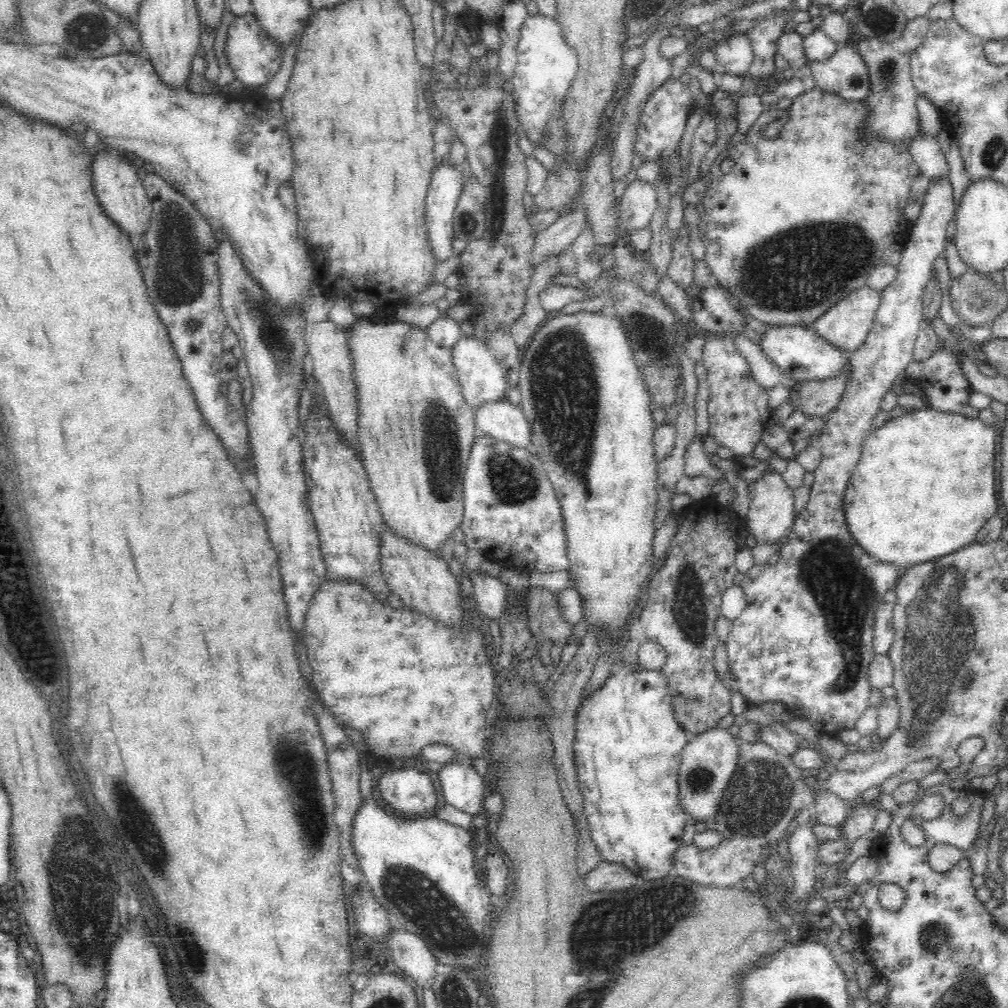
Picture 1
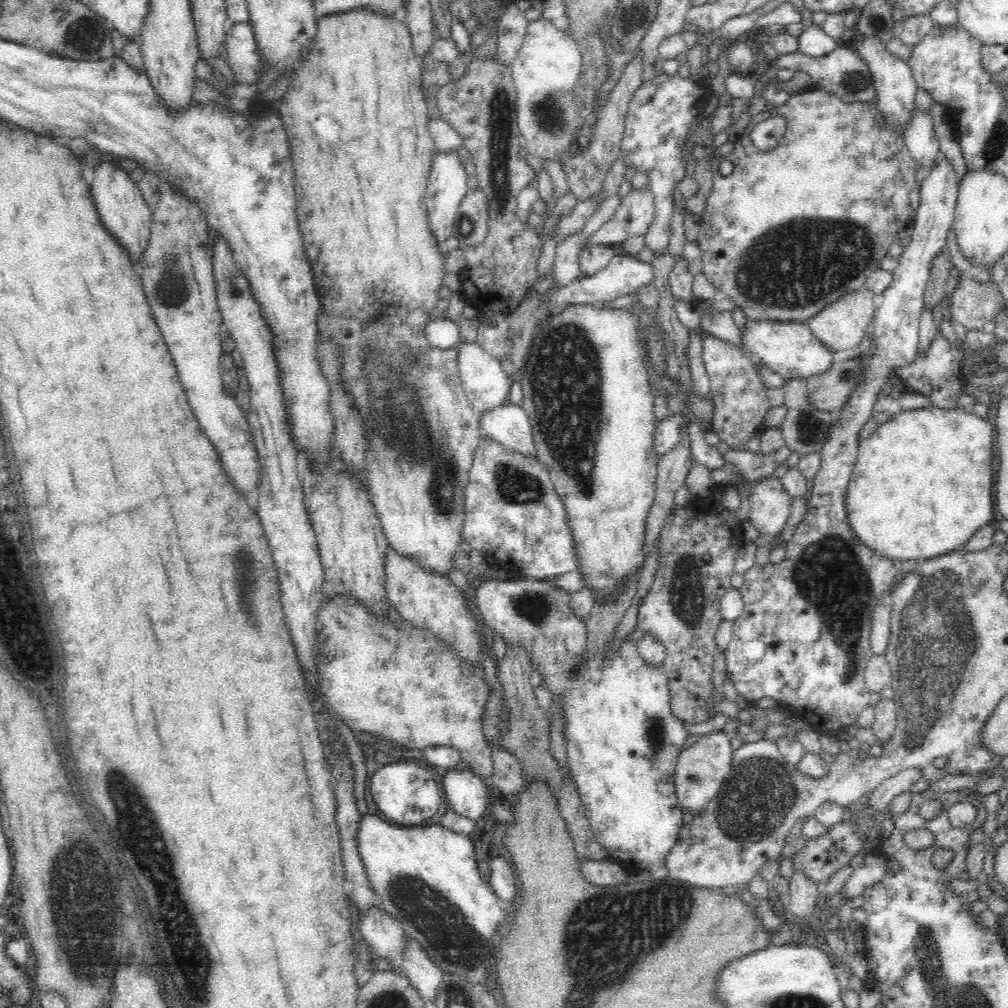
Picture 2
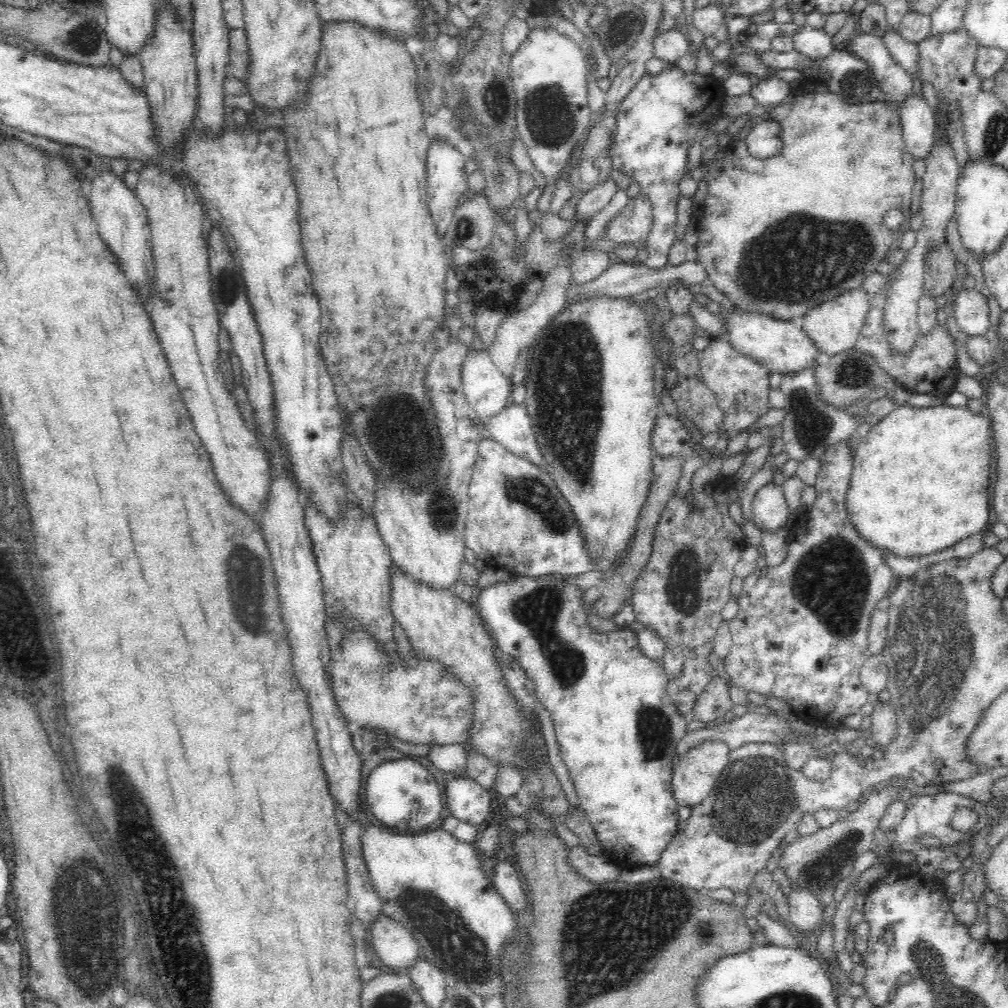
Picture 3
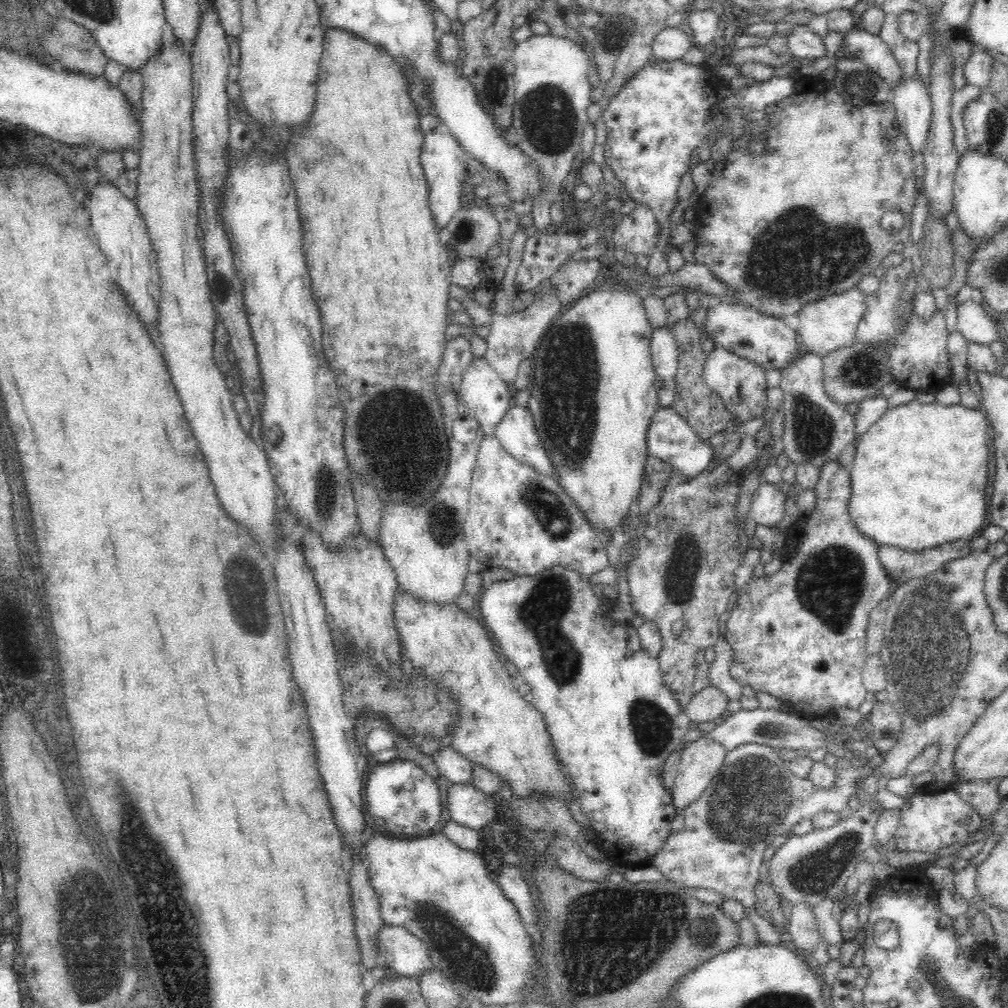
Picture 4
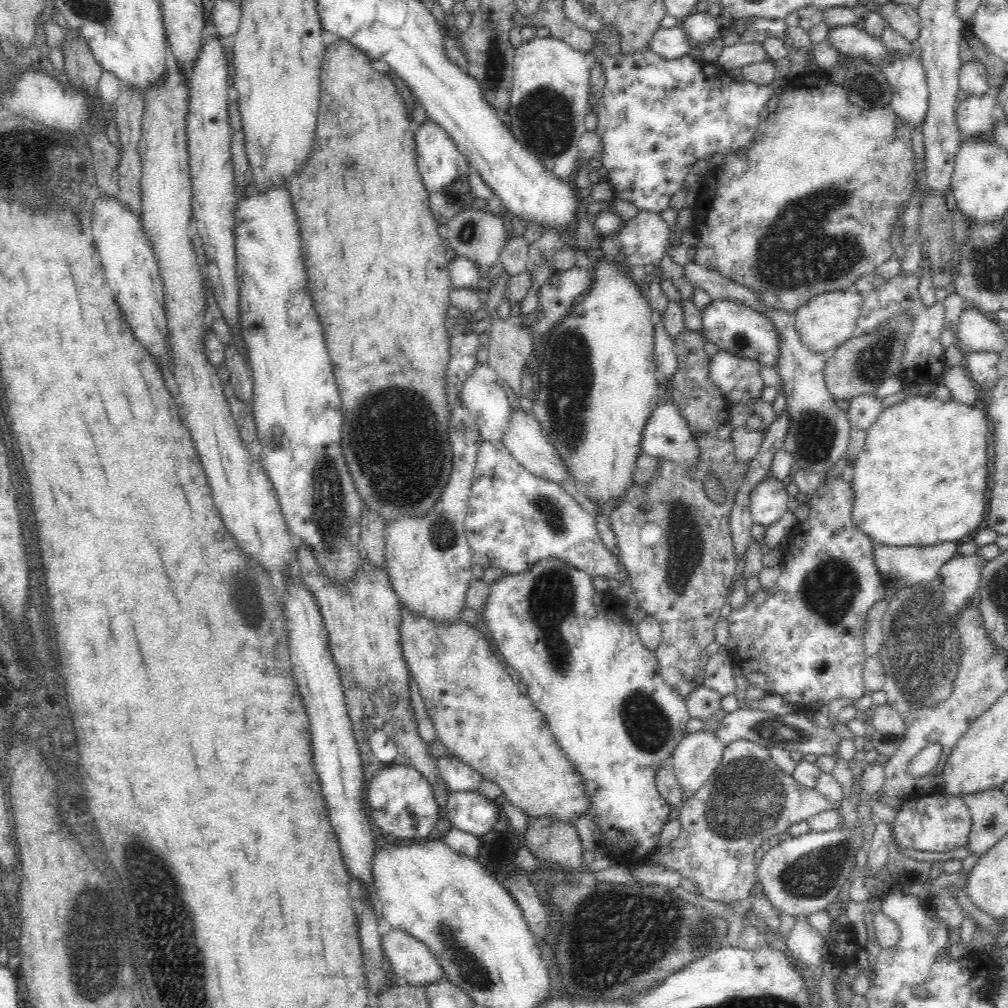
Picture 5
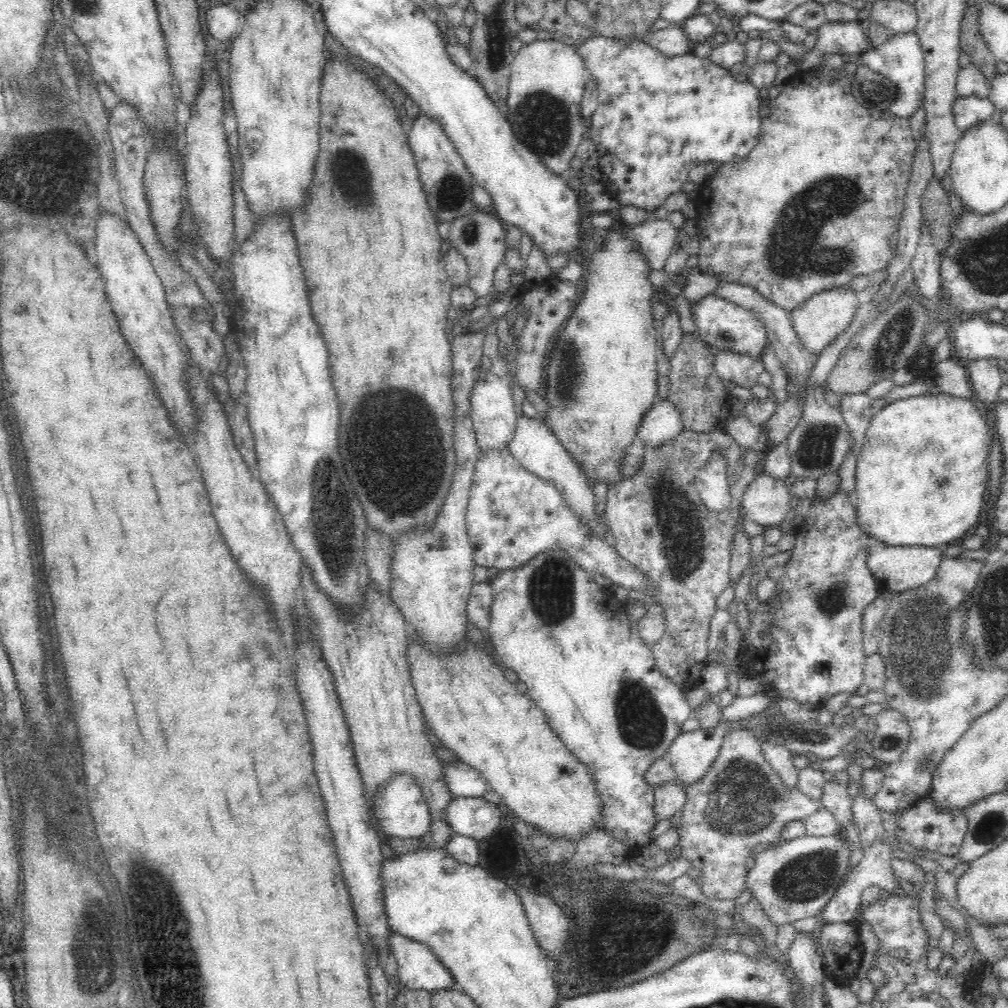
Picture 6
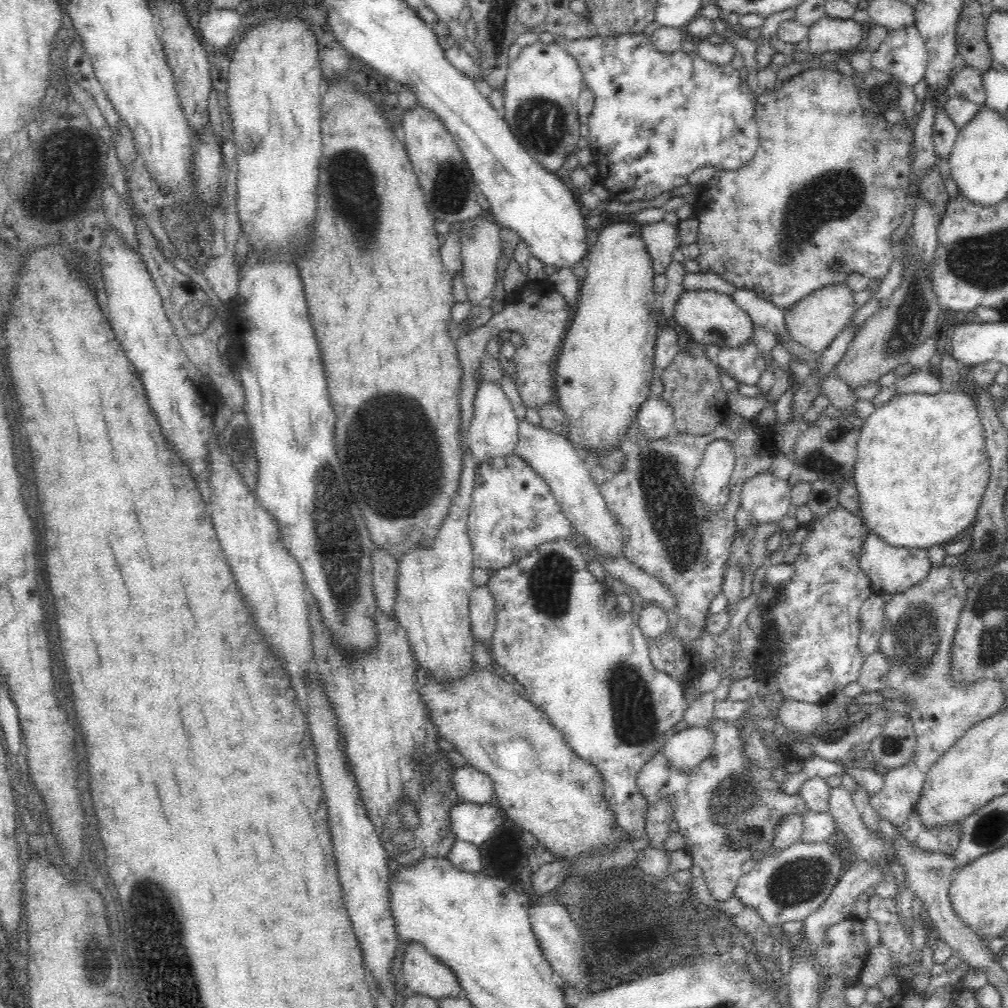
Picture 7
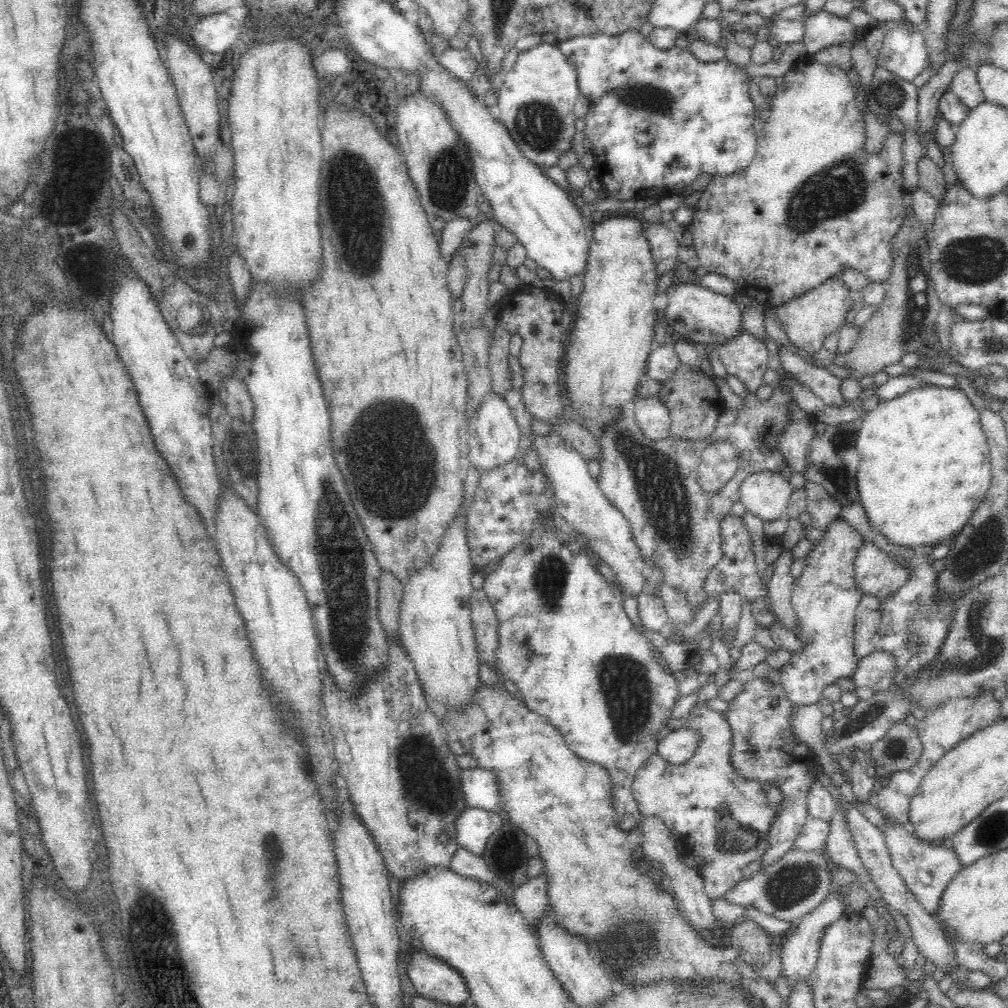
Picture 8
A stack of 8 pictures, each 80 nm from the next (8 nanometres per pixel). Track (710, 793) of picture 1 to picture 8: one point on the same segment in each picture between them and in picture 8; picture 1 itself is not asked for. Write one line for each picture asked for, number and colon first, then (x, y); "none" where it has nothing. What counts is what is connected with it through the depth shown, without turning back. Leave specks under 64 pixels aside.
2: (700, 769)
3: (694, 775)
4: (700, 760)
5: (695, 758)
6: (691, 753)
7: (685, 749)
8: (678, 745)

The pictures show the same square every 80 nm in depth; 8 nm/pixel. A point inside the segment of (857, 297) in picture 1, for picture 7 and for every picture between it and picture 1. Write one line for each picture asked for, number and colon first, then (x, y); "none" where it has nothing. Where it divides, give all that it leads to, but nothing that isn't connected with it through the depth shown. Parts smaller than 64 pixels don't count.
2: (840, 325)
3: (833, 326)
4: (829, 323)
5: (826, 321)
6: (817, 321)
7: (815, 321)

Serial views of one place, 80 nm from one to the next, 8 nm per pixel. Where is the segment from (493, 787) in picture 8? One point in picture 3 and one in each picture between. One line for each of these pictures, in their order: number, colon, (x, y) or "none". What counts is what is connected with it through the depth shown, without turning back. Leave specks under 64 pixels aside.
3: (452, 758)
4: (456, 769)
5: (459, 777)
6: (463, 781)
7: (472, 786)

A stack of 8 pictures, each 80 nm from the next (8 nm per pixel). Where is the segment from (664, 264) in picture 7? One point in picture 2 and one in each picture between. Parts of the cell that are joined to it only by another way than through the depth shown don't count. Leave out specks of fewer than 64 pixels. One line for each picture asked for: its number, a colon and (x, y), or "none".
2: (633, 216)
3: (633, 224)
4: (636, 233)
5: (644, 240)
6: (655, 238)

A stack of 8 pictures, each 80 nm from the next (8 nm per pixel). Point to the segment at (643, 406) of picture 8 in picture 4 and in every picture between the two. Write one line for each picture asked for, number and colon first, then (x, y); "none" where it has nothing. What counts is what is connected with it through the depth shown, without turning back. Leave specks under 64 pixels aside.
4: (669, 437)
5: (666, 434)
6: (662, 422)
7: (654, 417)

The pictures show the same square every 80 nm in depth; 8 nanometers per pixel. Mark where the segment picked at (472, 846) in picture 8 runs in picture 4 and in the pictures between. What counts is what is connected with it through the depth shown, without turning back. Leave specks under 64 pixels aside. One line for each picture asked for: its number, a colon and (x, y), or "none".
4: (467, 806)
5: (470, 812)
6: (475, 818)
7: (473, 823)

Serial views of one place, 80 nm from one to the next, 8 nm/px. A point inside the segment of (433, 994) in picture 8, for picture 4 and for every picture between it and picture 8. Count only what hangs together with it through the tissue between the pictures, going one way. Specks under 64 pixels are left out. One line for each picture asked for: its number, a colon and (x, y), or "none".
4: (405, 955)
5: (412, 962)
6: (418, 968)
7: (426, 975)

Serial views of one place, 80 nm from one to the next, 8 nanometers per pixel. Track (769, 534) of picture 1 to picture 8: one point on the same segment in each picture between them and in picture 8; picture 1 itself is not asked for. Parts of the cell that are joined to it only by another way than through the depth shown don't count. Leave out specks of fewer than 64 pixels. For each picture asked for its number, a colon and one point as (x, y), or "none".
2: (770, 505)
3: (769, 508)
4: (768, 504)
5: (768, 502)
6: (766, 501)
7: (767, 499)
8: (765, 494)

